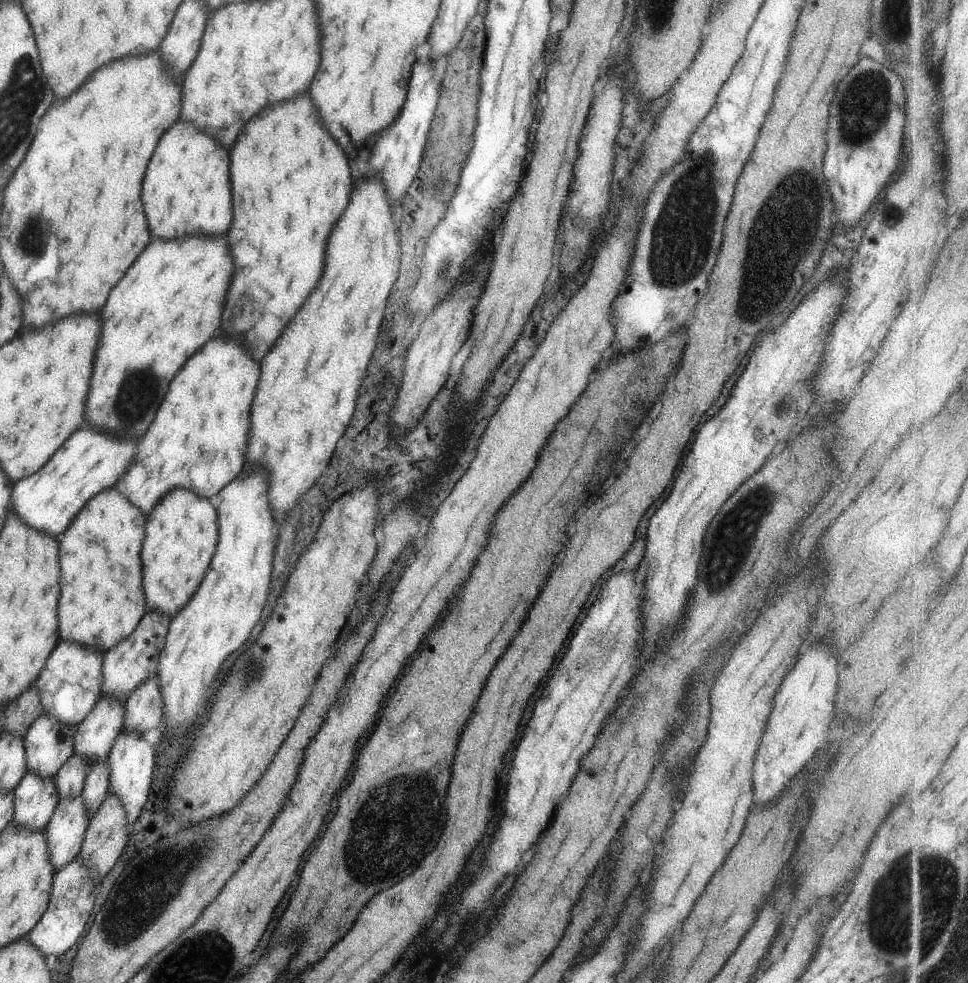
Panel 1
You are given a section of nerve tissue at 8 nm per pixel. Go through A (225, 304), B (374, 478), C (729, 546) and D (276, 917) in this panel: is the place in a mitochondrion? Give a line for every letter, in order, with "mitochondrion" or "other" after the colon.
A: other
B: other
C: mitochondrion
D: other

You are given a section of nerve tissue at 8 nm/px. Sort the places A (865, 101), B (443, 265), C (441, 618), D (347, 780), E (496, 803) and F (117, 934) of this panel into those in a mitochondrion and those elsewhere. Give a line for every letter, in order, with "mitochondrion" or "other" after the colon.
A: mitochondrion
B: mitochondrion
C: other
D: other
E: other
F: mitochondrion

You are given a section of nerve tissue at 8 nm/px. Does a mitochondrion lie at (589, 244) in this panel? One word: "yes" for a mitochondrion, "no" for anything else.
no

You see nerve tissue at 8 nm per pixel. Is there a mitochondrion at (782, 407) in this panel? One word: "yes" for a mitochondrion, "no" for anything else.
yes

